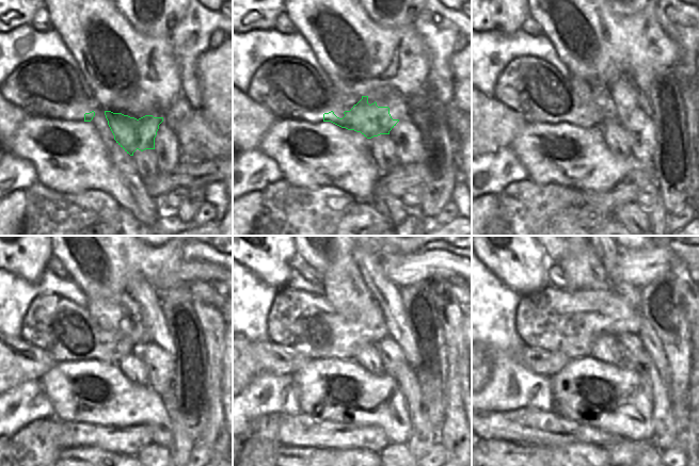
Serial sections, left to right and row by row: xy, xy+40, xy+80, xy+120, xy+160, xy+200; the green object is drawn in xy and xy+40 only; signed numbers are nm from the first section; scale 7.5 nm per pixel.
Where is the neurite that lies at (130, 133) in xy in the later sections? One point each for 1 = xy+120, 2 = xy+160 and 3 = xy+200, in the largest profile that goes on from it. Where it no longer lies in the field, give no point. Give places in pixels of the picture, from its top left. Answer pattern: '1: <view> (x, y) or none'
1: xy+120 (109, 311)
2: xy+160 (338, 287)
3: xy+200 (583, 269)

